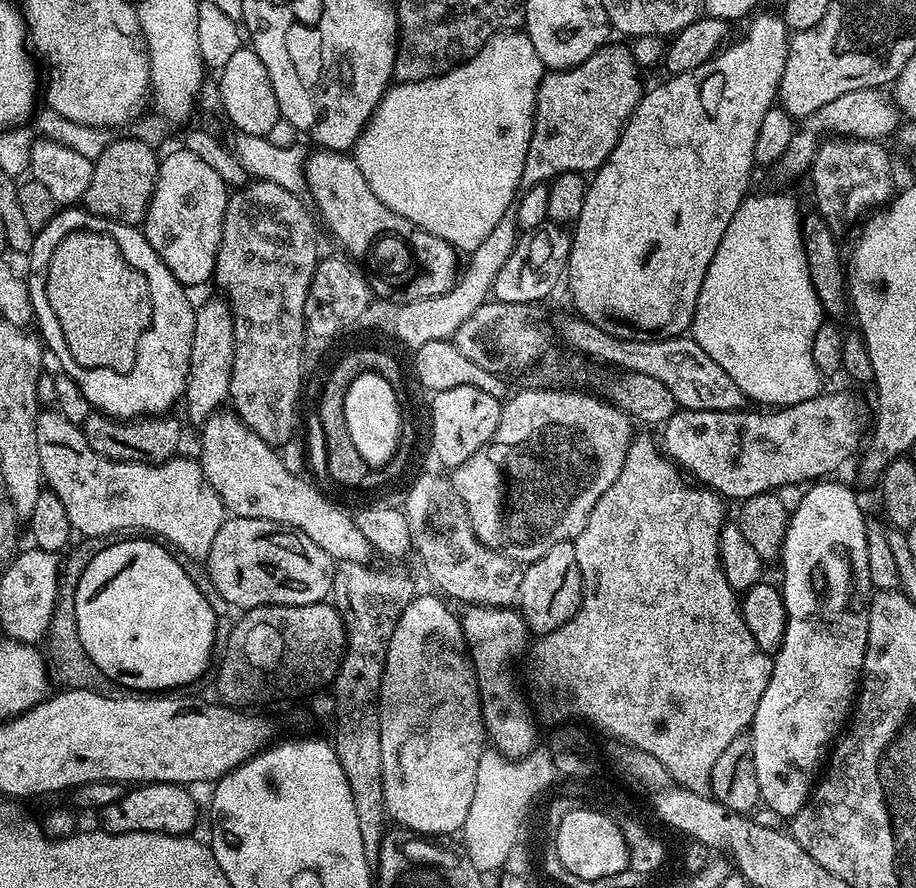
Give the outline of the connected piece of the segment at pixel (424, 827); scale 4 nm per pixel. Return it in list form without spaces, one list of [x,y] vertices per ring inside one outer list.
[[[429,593],[413,596],[406,610],[402,610],[386,654],[384,677],[378,693],[382,790],[384,811],[400,823],[397,825],[401,829],[428,838],[444,838],[440,836],[447,832],[459,833],[466,822],[466,814],[470,814],[478,762],[486,750],[486,733],[484,720],[480,717],[480,691],[476,689],[476,674],[468,659],[459,615],[455,611],[452,613],[439,595]]]

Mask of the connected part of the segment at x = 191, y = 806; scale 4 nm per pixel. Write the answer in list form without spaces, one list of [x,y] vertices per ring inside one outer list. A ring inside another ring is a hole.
[[[141,784],[125,791],[118,802],[101,808],[100,828],[114,834],[134,834],[135,832],[157,832],[167,836],[187,836],[196,824],[196,800],[183,784]]]

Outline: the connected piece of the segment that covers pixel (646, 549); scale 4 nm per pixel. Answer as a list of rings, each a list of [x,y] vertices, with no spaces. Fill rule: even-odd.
[[[637,435],[627,450],[626,461],[618,478],[611,483],[610,489],[602,494],[602,498],[591,511],[582,534],[573,541],[578,559],[579,572],[583,580],[583,600],[588,604],[580,604],[579,610],[558,630],[545,632],[535,641],[536,672],[556,691],[556,700],[564,712],[573,712],[592,724],[597,724],[604,732],[617,736],[625,745],[638,751],[653,755],[662,762],[677,784],[686,790],[707,793],[712,786],[712,771],[714,762],[718,762],[722,750],[734,742],[734,738],[745,735],[751,725],[754,714],[758,710],[758,702],[770,682],[772,660],[769,653],[763,652],[754,642],[750,630],[746,630],[746,622],[740,613],[740,600],[734,588],[726,581],[725,571],[722,570],[720,558],[720,532],[726,522],[724,517],[723,497],[696,484],[686,484],[681,471],[671,460],[664,457],[655,439]]]

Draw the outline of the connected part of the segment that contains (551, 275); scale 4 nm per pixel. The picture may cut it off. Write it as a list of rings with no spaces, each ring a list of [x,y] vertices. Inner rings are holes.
[[[545,222],[538,228],[527,229],[517,239],[516,249],[510,254],[506,266],[498,270],[491,295],[507,304],[535,305],[535,300],[546,299],[555,290],[556,283],[565,279],[571,253],[572,237],[561,225]]]

